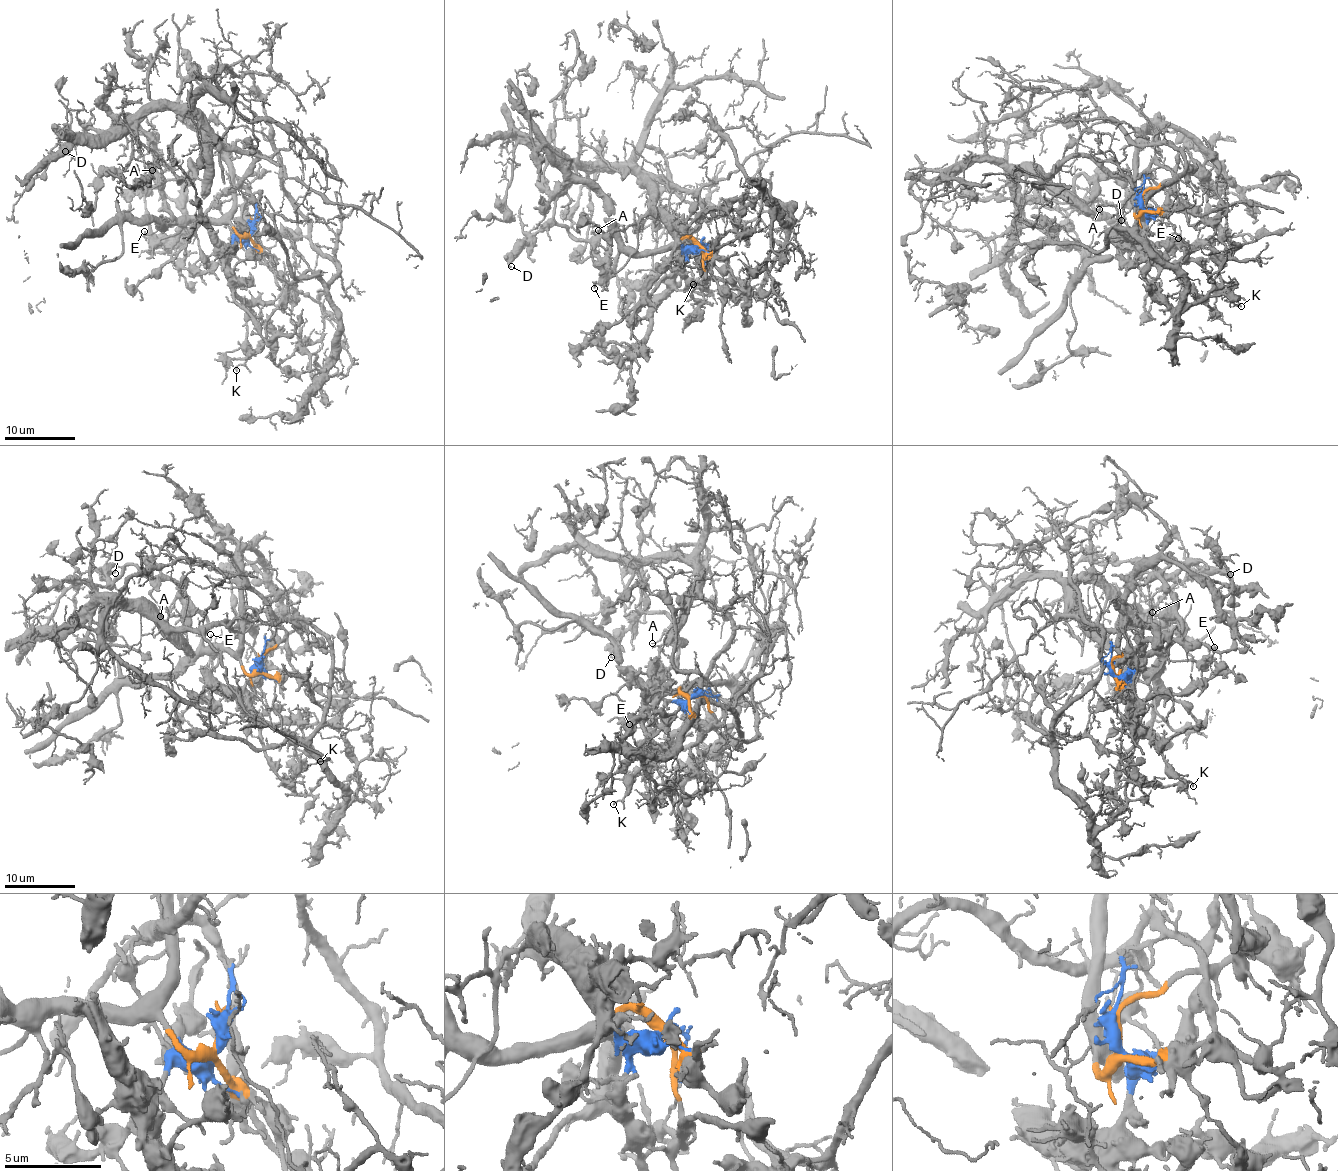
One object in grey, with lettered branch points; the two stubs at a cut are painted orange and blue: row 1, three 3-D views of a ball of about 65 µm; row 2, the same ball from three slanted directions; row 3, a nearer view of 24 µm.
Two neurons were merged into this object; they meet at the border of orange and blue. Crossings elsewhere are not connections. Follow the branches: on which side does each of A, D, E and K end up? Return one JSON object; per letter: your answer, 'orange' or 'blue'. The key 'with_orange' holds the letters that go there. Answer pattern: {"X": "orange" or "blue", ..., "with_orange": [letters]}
{"A": "orange", "D": "orange", "E": "orange", "K": "blue", "with_orange": ["A", "D", "E"]}

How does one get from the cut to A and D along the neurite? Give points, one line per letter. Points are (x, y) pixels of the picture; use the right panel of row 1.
A: (1141, 202), (1140, 228), (1152, 208), (1111, 178), (1098, 179), (1089, 194), (1098, 210)
D: (1141, 202), (1140, 228), (1152, 208), (1114, 179), (1080, 173), (1075, 203), (1122, 220)

